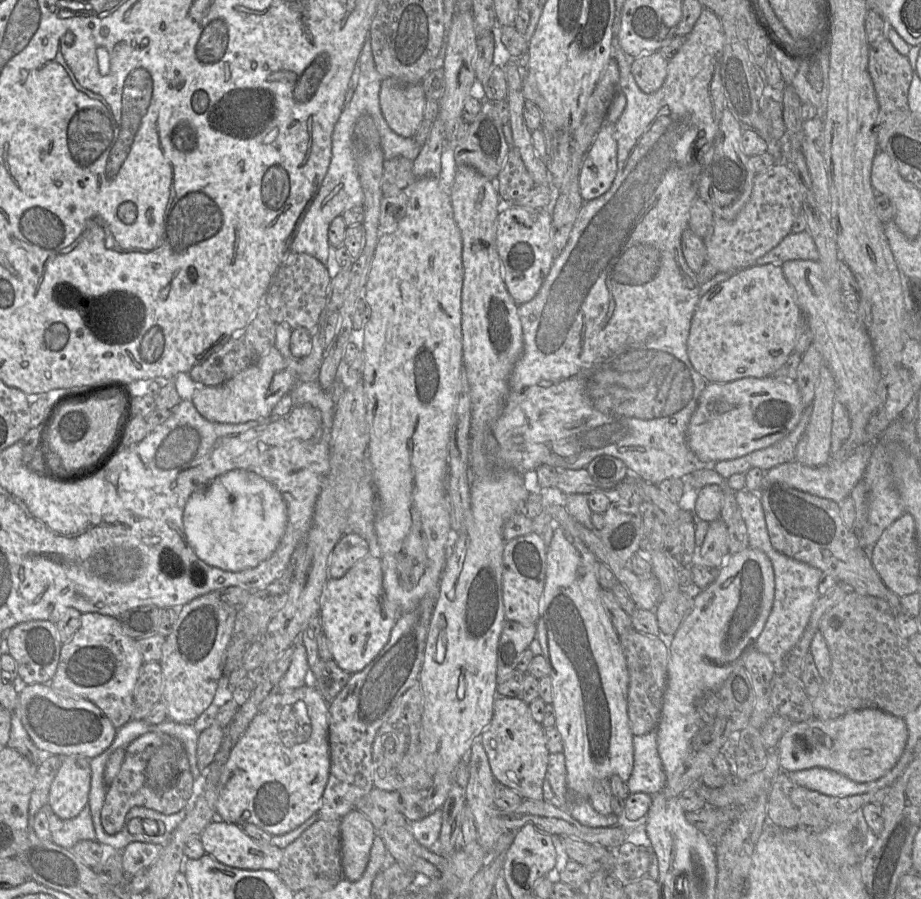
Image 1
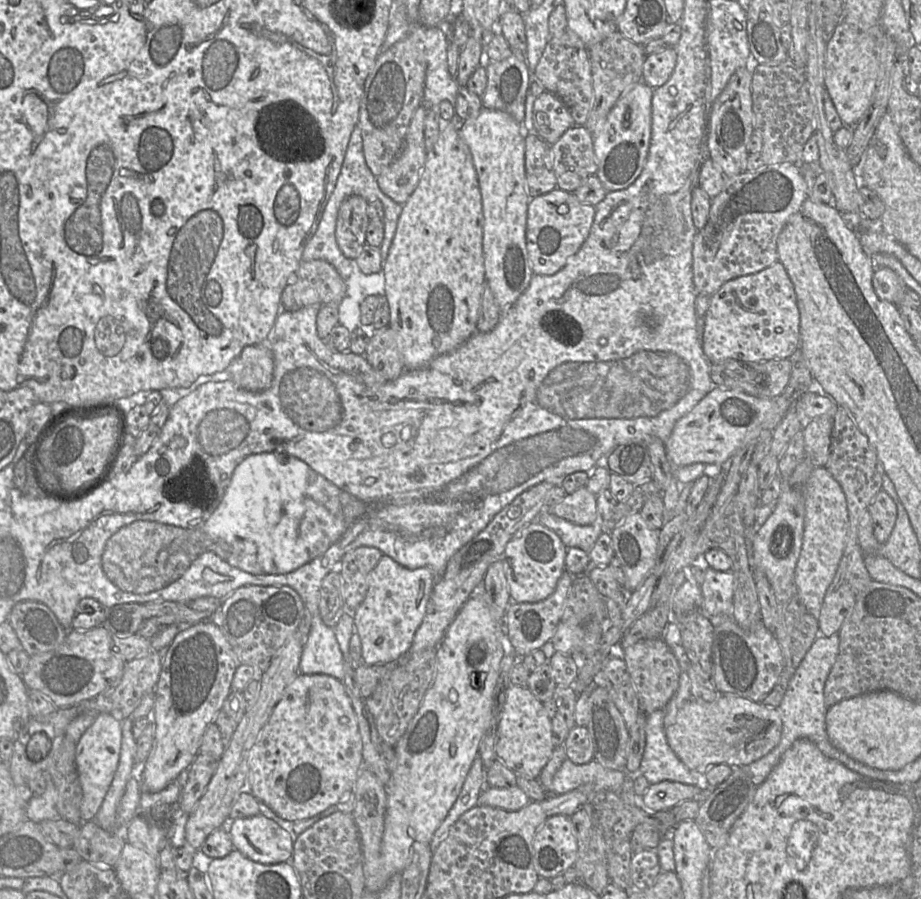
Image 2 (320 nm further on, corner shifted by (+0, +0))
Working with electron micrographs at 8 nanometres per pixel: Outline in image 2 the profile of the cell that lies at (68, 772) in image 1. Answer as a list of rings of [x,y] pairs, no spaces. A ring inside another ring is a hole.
[[[100,713],[76,744],[75,763],[82,788],[80,814],[82,822],[95,819],[108,792],[119,763],[122,723],[111,714]]]

